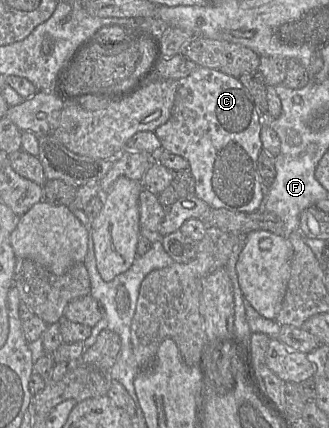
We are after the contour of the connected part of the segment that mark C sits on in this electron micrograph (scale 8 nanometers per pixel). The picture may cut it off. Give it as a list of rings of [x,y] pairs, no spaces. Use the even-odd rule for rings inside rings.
[[[199,66],[190,75],[178,80],[171,117],[154,132],[163,150],[189,162],[189,171],[195,179],[196,197],[213,209],[253,213],[261,210],[266,190],[258,169],[258,157],[262,150],[262,126],[263,117],[238,78]]]

